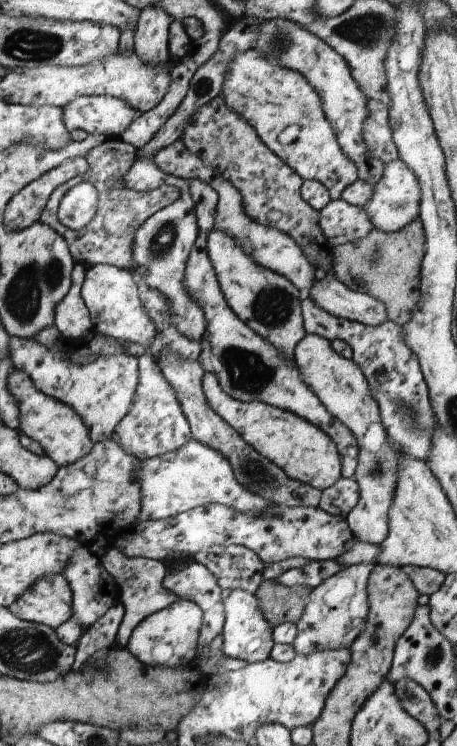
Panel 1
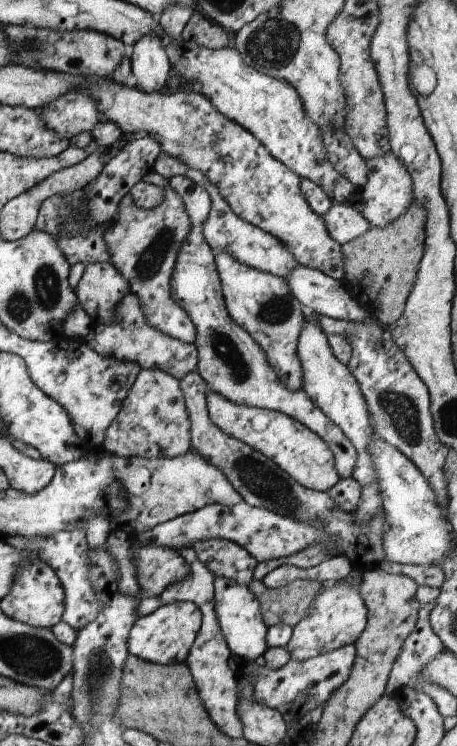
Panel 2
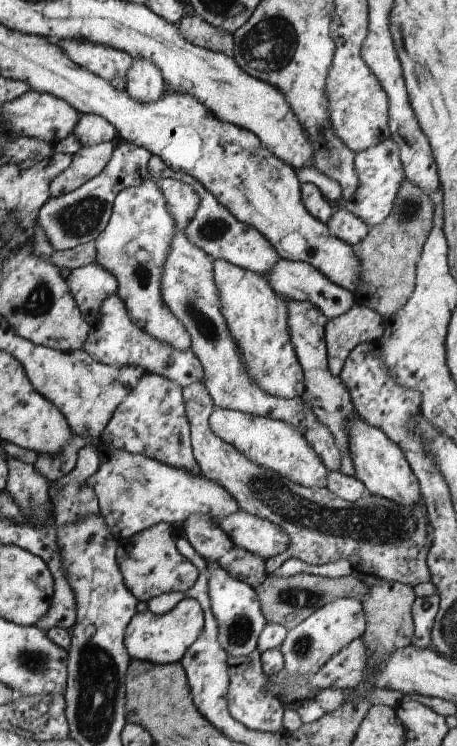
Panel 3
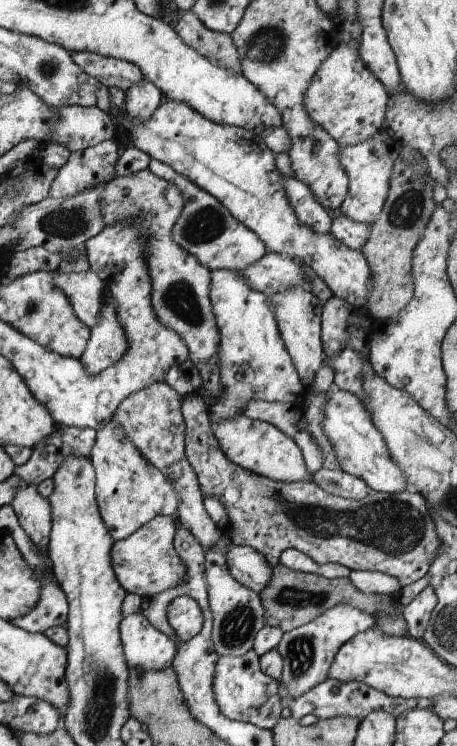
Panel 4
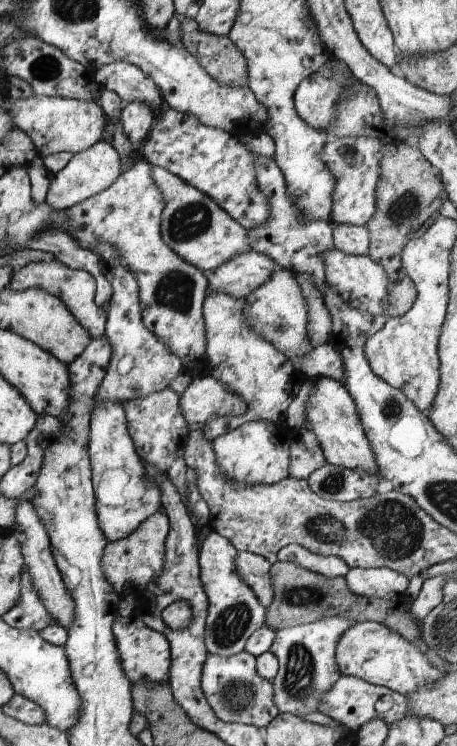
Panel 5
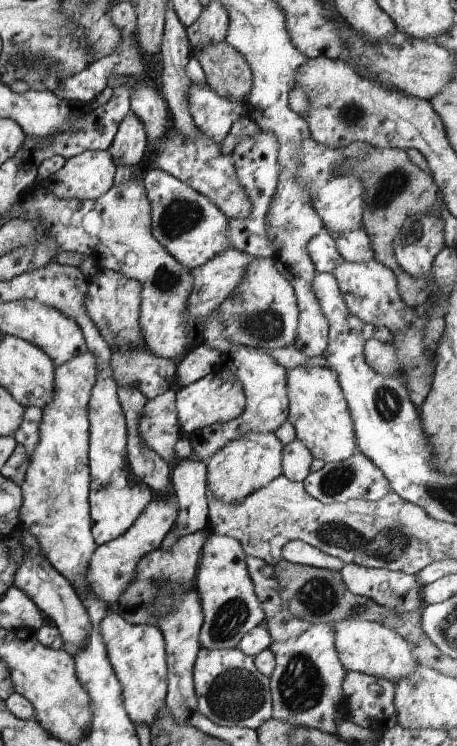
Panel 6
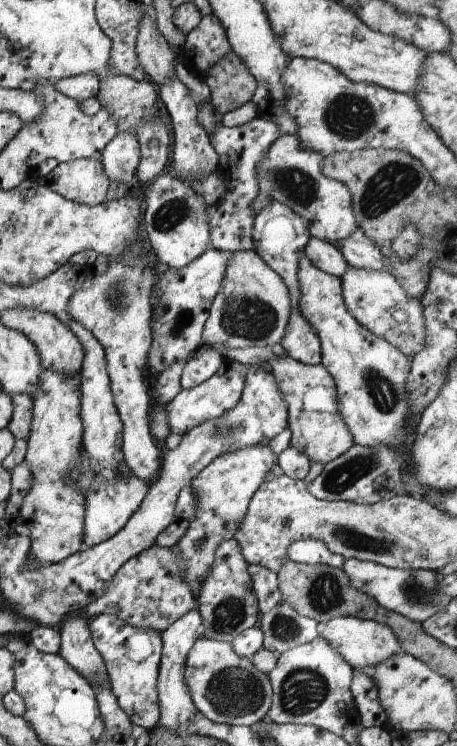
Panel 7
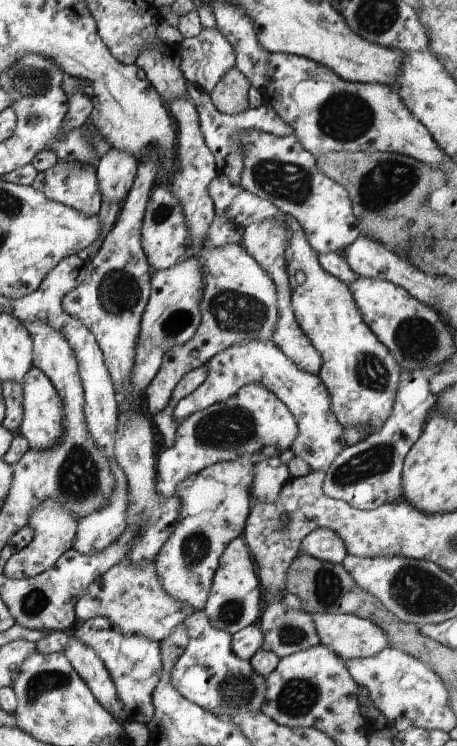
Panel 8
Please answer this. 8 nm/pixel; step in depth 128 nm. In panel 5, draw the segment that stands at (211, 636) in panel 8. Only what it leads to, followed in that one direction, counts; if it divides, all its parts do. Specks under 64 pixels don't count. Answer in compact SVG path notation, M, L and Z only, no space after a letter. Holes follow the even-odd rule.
M247 651L230 657L209 654L204 664L201 688L208 705L220 721L243 723L263 730L279 714L274 703L273 682L257 674L257 658L253 658Z

